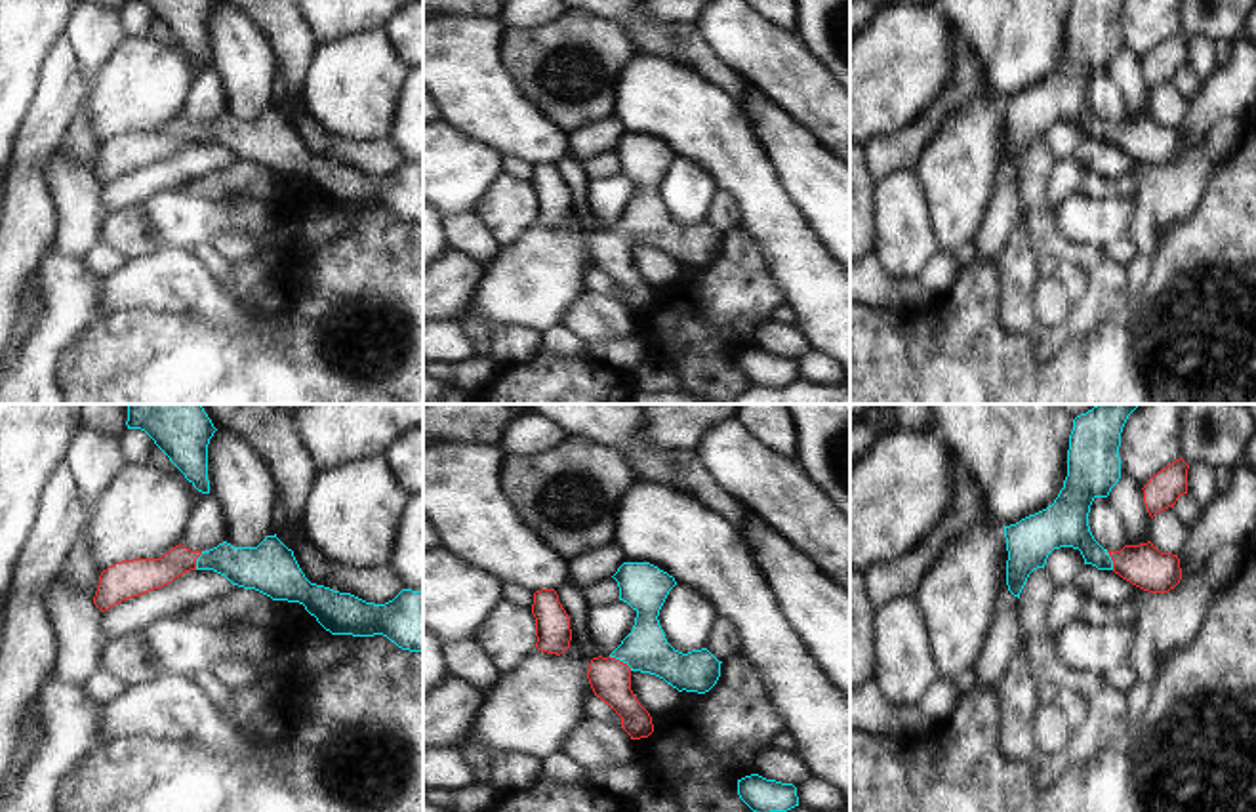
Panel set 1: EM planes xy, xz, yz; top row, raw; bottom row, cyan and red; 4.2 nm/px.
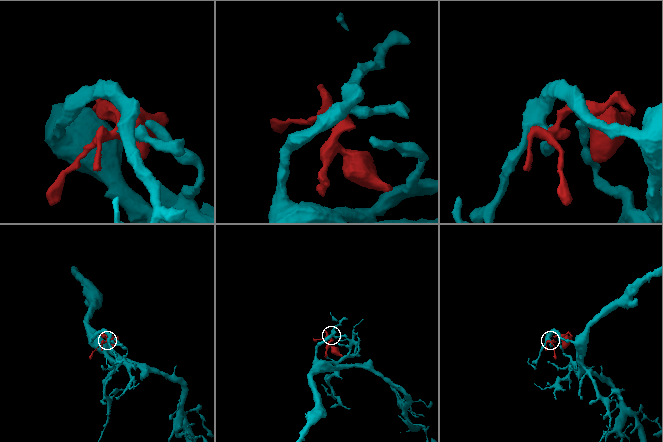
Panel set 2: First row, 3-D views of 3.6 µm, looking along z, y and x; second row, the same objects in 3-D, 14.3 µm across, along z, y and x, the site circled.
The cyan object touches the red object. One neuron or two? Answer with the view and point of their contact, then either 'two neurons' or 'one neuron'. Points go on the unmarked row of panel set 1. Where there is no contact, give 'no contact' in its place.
xz (620, 233) | one neuron

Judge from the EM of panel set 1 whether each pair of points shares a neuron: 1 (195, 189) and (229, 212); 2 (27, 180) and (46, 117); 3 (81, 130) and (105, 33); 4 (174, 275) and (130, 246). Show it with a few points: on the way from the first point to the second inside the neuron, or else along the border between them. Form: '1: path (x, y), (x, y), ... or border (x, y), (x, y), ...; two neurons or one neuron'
1: border (183, 189), (195, 199), (246, 197), (258, 201); two neurons
2: path (27, 164), (40, 132); one neuron
3: path (82, 105), (88, 58); one neuron
4: border (161, 246), (147, 256), (136, 256), (128, 262); two neurons

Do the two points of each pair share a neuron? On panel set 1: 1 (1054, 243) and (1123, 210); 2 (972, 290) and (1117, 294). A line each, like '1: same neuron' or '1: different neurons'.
1: different neurons
2: different neurons

